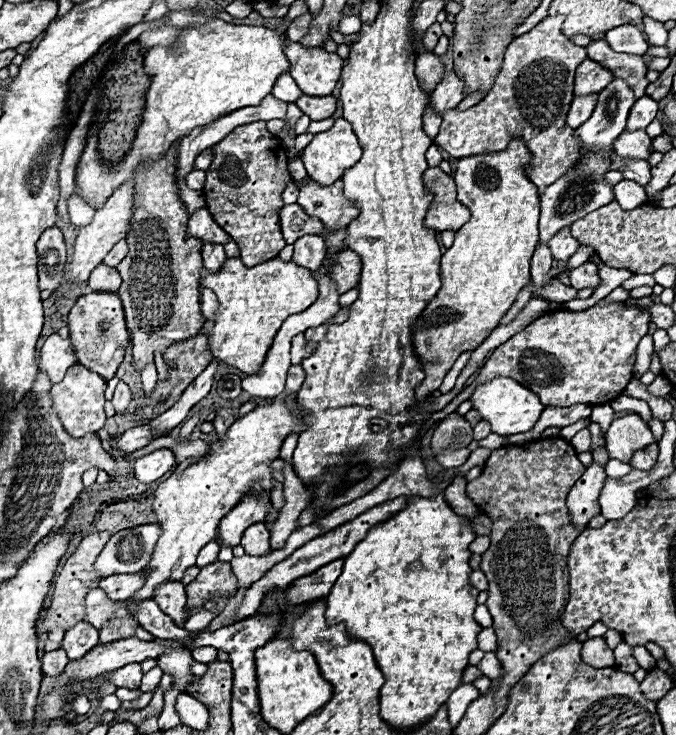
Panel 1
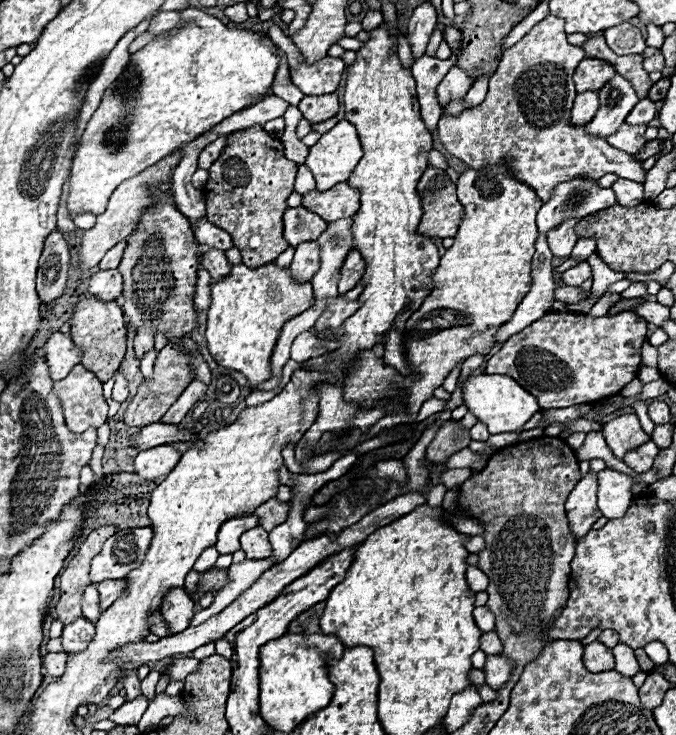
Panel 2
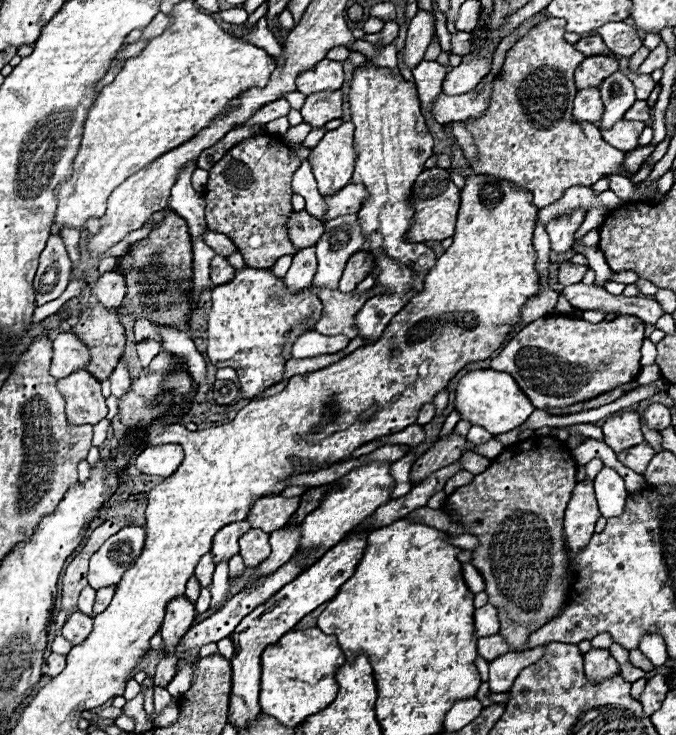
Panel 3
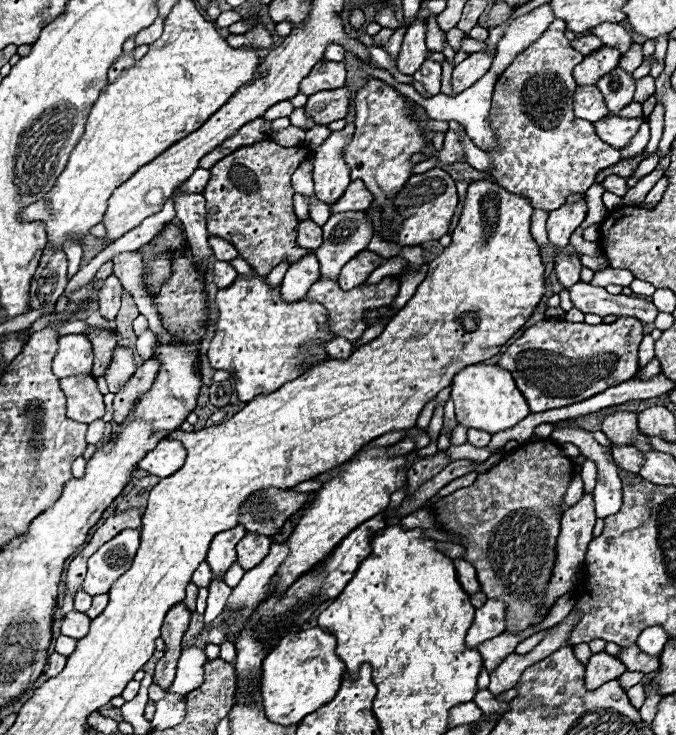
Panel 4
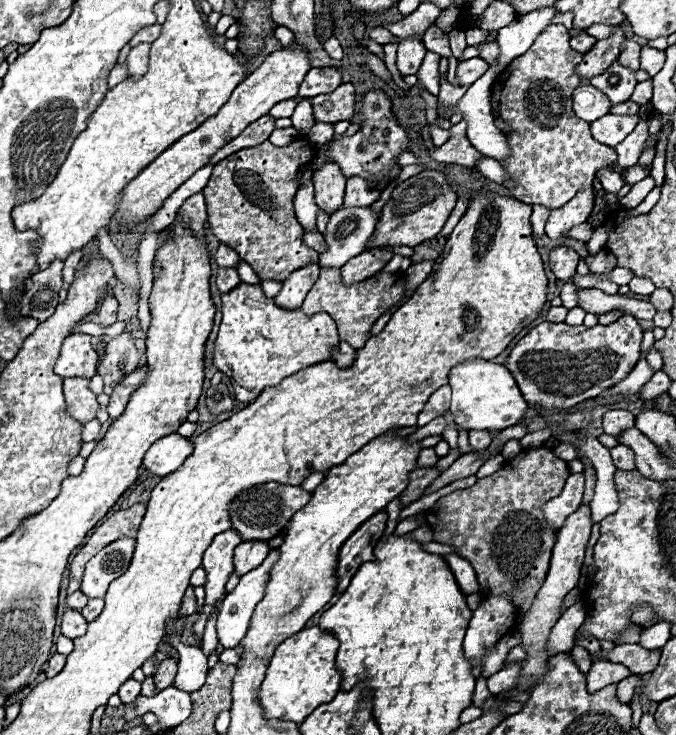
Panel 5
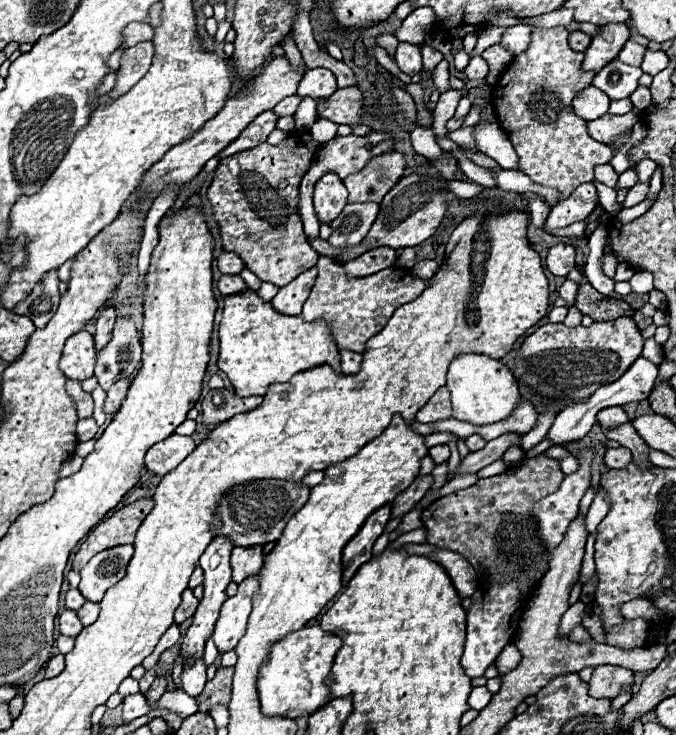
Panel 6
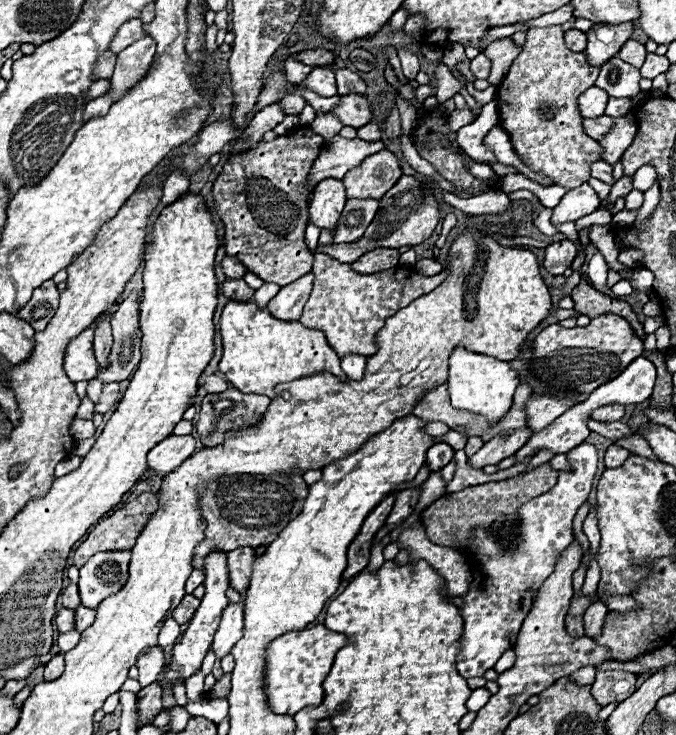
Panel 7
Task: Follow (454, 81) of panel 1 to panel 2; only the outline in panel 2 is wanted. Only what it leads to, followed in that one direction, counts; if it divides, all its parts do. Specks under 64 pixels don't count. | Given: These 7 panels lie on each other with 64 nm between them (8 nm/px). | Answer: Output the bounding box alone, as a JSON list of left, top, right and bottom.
[436,68,472,108]

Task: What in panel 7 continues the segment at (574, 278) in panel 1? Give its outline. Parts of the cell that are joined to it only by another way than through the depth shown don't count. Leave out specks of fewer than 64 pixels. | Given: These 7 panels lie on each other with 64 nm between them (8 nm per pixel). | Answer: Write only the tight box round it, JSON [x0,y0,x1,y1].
[544,240,576,276]

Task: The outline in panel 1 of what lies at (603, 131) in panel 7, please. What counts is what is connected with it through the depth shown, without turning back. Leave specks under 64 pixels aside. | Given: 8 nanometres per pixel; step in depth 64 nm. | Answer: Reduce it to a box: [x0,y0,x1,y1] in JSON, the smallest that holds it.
[614,130,652,160]

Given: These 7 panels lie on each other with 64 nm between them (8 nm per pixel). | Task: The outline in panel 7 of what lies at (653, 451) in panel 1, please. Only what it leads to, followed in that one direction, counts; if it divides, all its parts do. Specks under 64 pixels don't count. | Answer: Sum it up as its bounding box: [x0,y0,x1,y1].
[604,446,630,468]

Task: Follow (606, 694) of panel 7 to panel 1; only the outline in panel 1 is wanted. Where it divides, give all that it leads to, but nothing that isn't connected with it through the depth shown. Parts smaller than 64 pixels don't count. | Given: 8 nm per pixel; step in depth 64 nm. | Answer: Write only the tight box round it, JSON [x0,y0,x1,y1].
[582,638,614,668]

